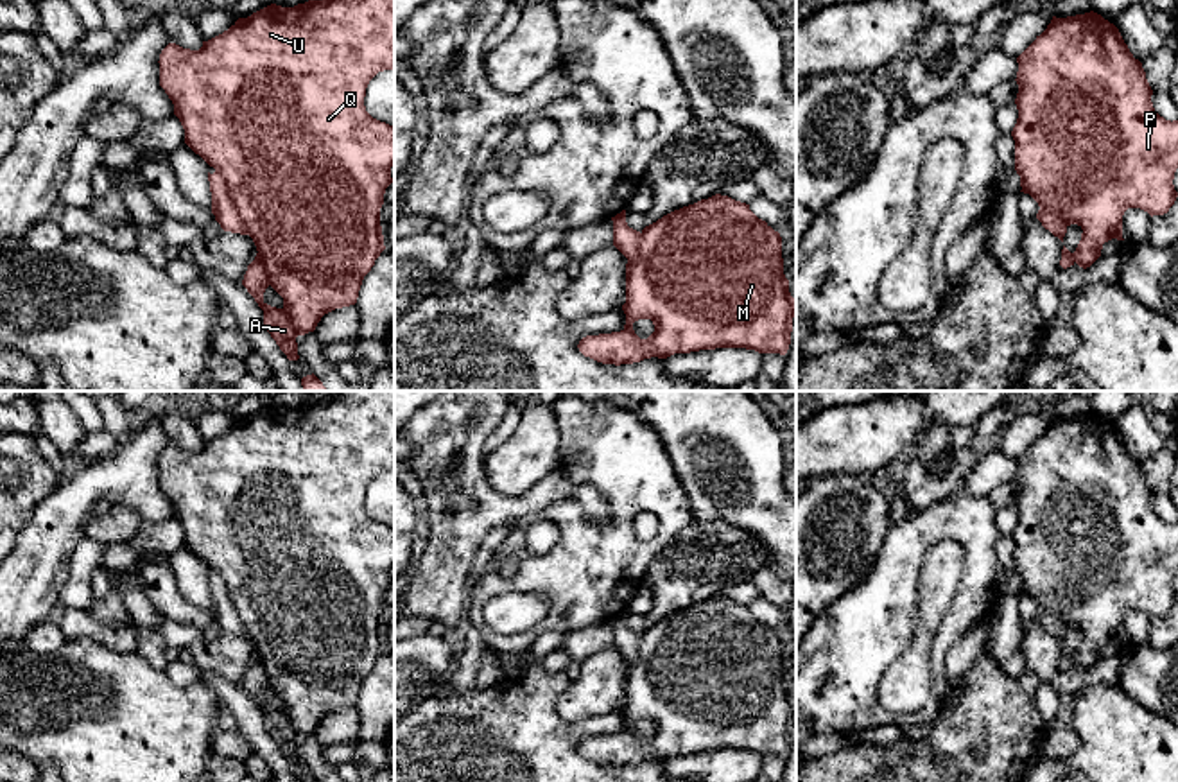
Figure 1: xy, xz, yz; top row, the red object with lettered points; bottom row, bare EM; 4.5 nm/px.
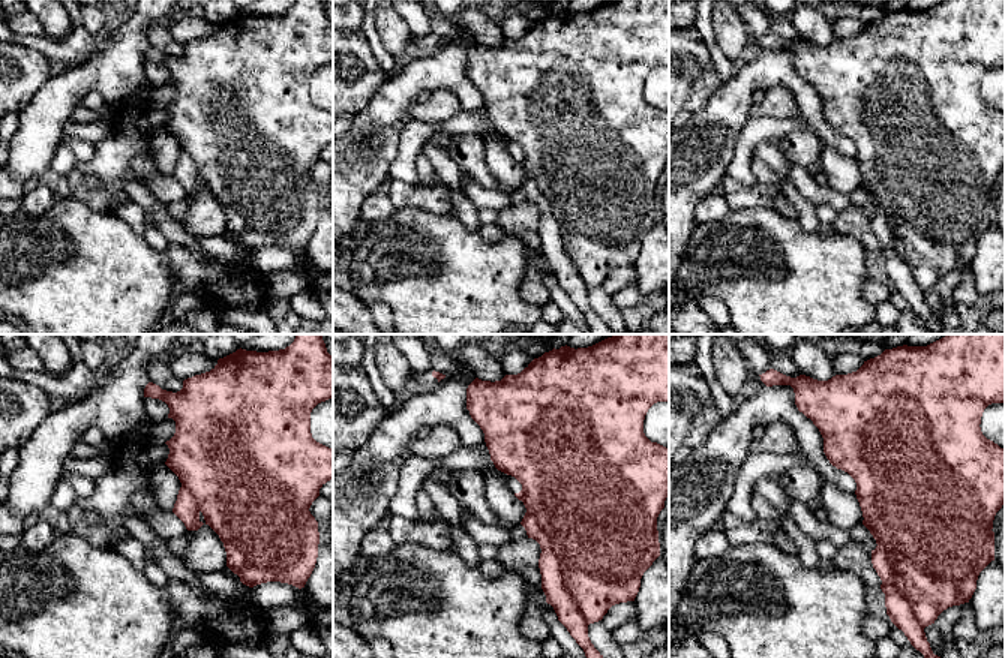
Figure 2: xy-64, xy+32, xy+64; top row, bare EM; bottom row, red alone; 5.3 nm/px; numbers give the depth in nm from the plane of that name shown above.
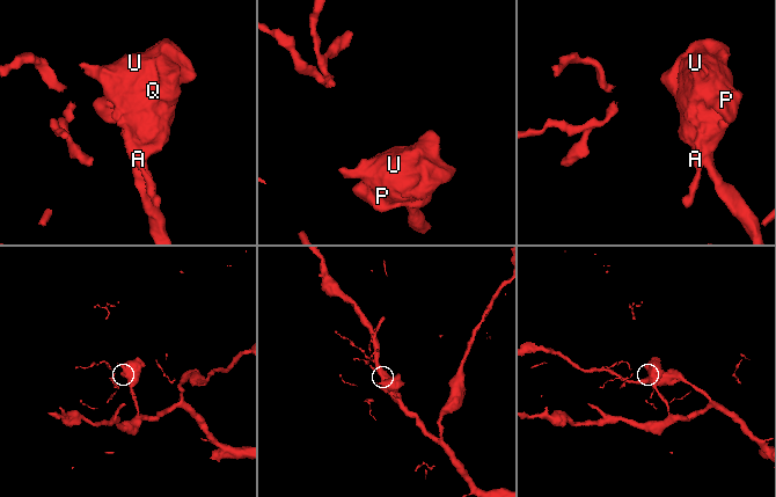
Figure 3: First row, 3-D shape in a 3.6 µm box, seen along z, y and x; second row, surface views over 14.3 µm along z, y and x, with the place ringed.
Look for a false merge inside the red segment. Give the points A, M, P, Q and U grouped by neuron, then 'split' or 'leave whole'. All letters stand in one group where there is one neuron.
A / M P Q U | split

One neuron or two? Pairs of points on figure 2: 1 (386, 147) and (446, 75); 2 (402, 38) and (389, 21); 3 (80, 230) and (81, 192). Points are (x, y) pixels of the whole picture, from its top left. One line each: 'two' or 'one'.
1: one
2: one
3: two

